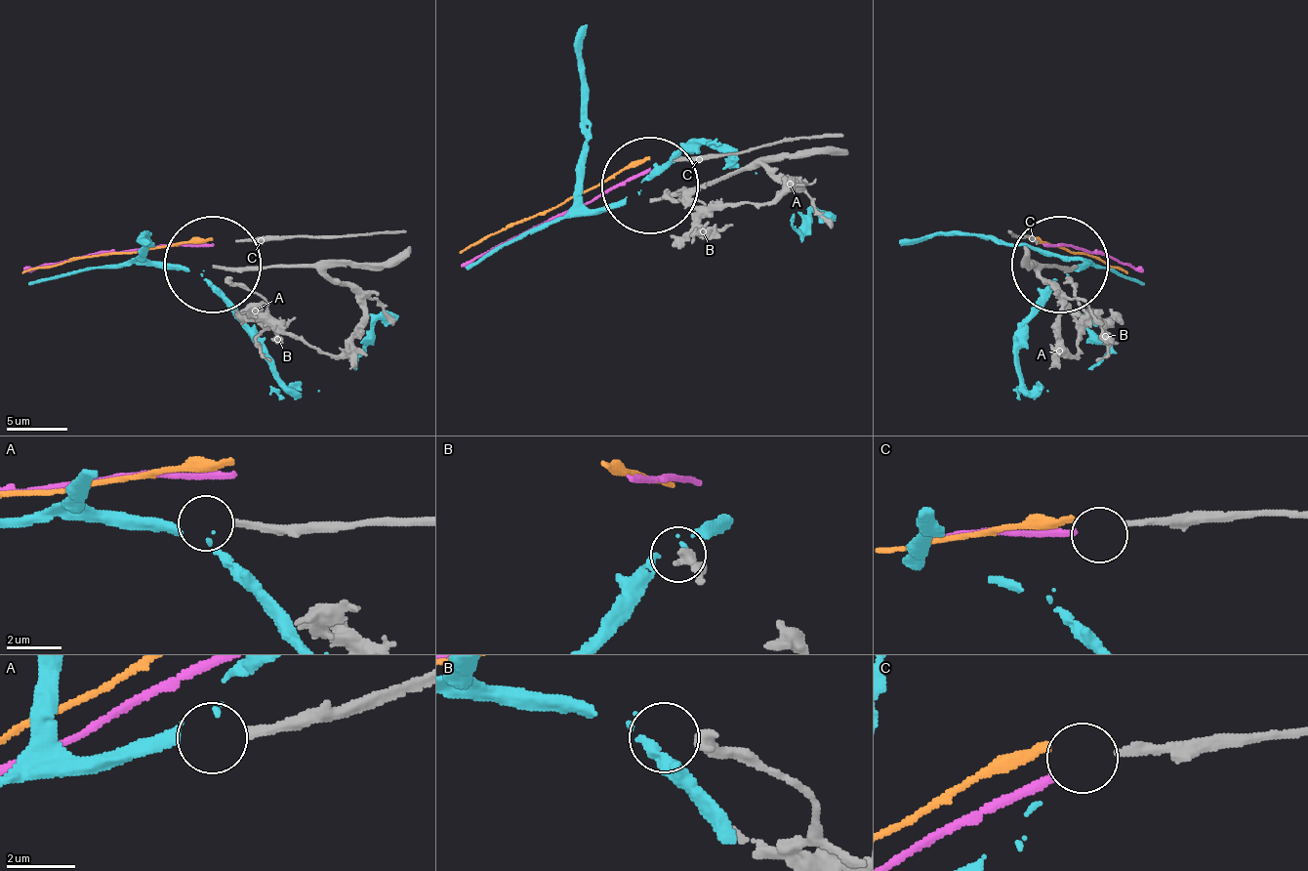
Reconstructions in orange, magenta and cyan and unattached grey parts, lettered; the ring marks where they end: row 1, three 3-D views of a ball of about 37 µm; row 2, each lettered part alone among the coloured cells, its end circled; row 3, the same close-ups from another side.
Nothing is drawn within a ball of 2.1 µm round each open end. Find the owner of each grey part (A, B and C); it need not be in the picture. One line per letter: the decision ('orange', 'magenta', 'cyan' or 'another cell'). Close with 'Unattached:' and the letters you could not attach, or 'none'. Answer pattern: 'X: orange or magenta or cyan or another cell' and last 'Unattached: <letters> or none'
A: another cell
B: cyan
C: magenta
Unattached: A

